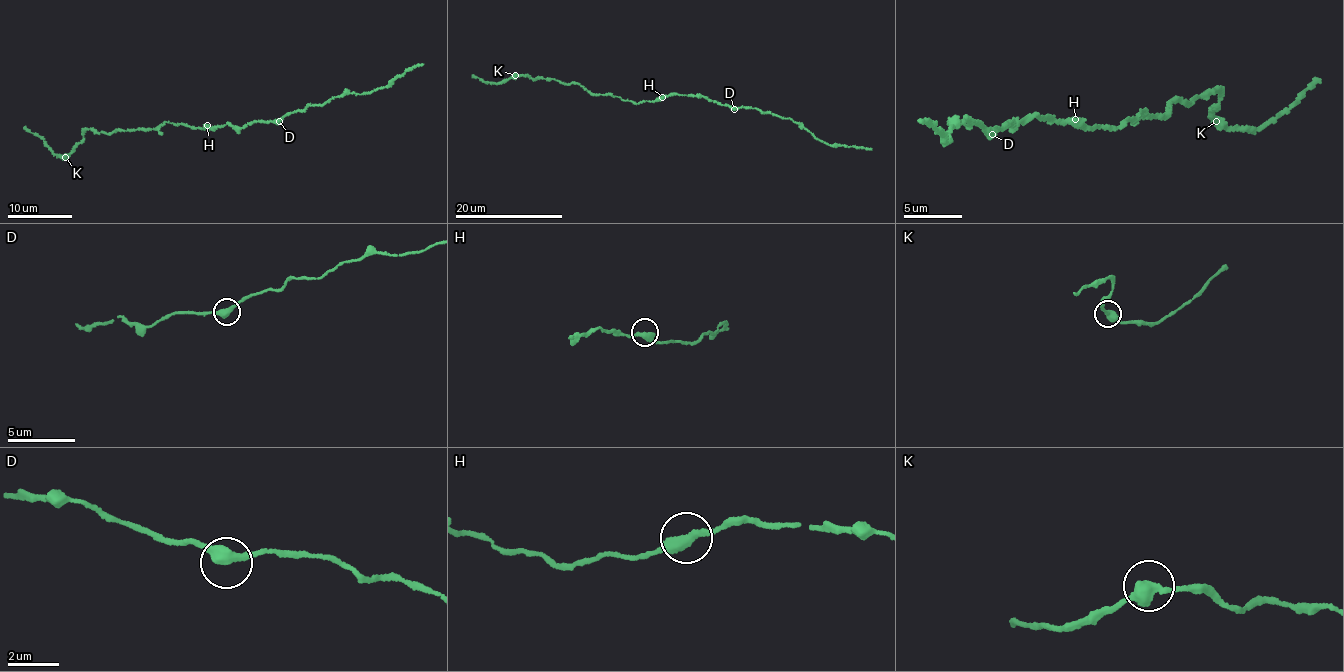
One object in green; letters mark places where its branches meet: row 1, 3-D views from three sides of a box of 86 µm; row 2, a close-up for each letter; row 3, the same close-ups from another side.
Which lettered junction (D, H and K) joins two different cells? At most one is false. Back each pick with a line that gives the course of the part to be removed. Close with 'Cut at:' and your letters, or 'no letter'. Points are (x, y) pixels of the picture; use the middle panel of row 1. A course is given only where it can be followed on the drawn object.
K: course (515, 75), (497, 83), (473, 77)
Cut at: K

